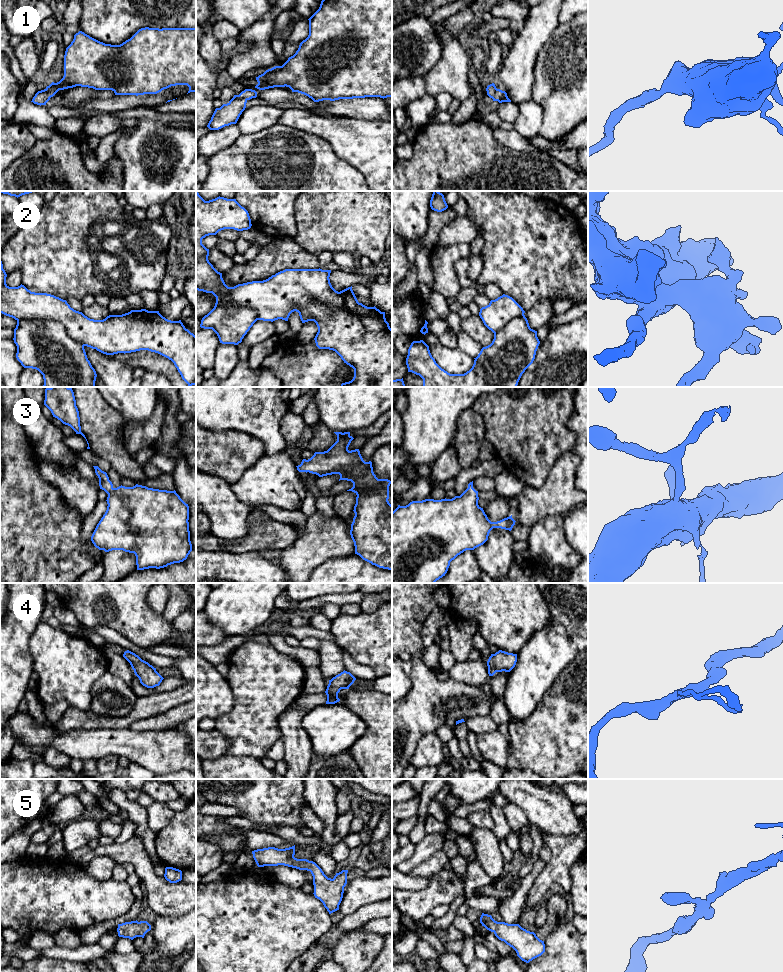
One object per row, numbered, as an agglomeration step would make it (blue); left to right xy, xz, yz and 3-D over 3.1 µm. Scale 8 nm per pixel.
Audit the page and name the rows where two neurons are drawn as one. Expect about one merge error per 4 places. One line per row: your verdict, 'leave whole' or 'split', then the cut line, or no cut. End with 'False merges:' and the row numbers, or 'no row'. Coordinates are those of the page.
1: leave whole; no cut
2: split; cut in xy along (17, 320), (58, 321), (70, 336), (84, 345)
3: leave whole; no cut
4: leave whole; no cut
5: leave whole; no cut
False merges: 2

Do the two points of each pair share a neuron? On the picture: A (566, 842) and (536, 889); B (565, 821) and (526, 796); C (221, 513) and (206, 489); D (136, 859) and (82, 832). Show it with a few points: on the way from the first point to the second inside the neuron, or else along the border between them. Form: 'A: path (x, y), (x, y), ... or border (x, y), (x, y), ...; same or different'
A: path (564, 854), (559, 866), (548, 877); same
B: path (555, 815), (536, 802); same
C: path (221, 507), (211, 495); same
D: border (87, 844), (67, 852); different

